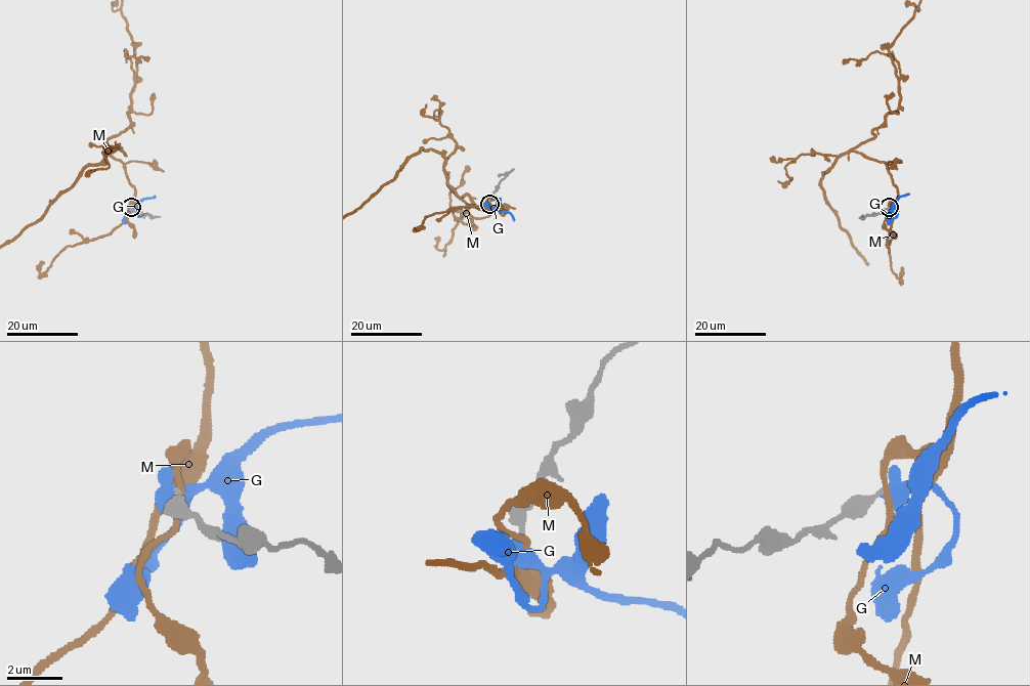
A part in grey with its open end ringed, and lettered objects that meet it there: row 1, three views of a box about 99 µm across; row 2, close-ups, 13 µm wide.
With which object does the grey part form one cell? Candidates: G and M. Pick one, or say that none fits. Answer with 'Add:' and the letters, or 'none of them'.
Add: none of them

